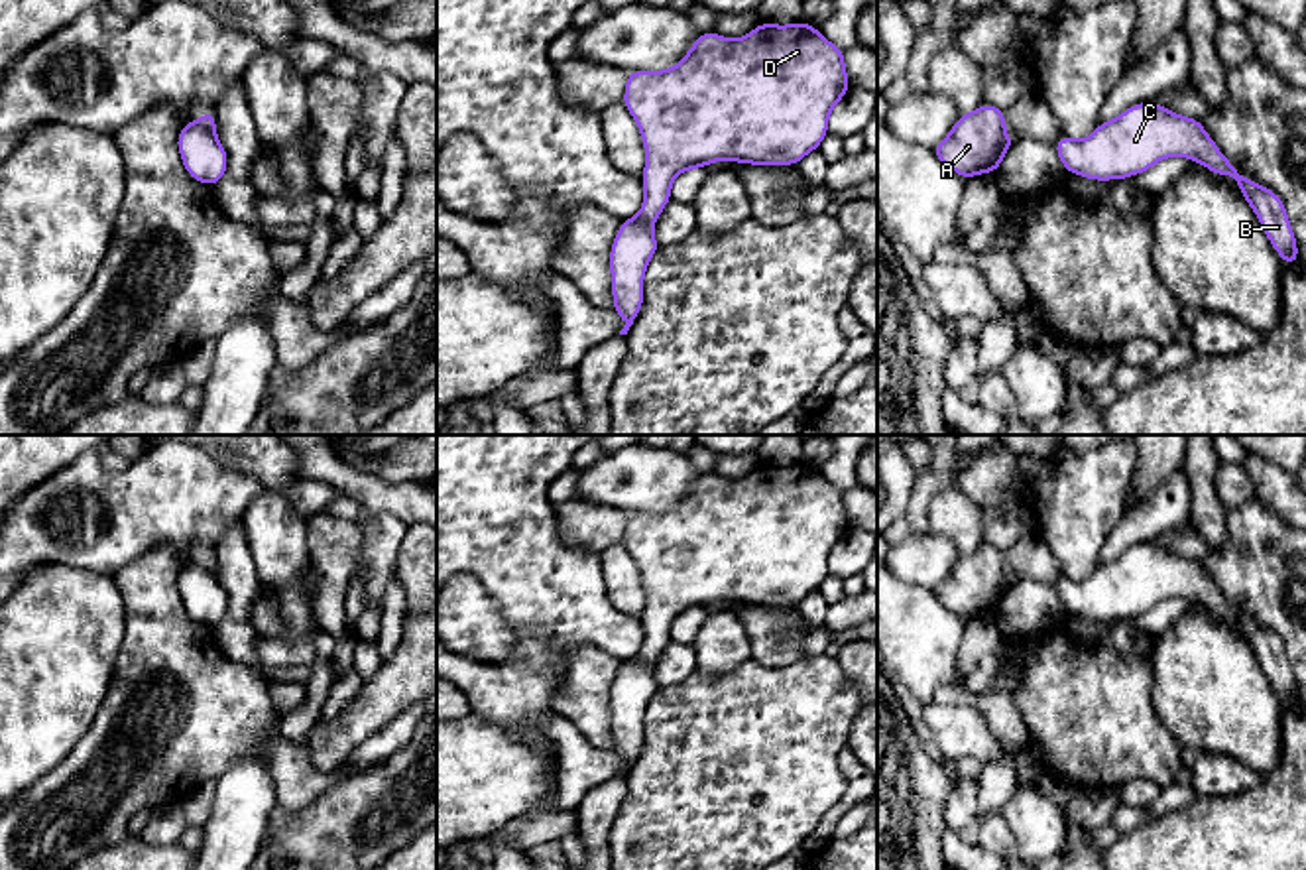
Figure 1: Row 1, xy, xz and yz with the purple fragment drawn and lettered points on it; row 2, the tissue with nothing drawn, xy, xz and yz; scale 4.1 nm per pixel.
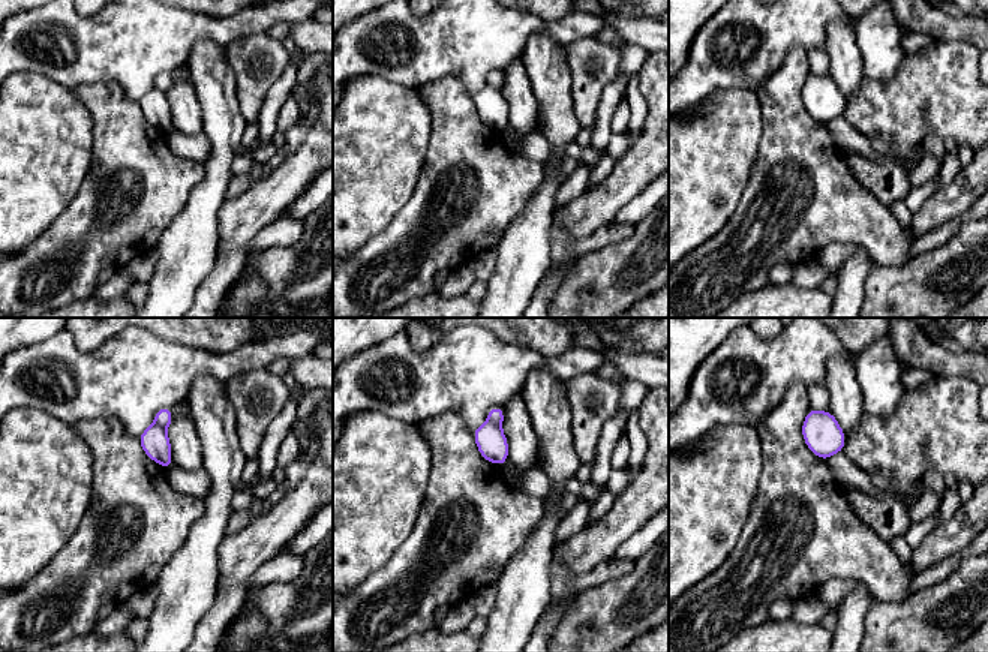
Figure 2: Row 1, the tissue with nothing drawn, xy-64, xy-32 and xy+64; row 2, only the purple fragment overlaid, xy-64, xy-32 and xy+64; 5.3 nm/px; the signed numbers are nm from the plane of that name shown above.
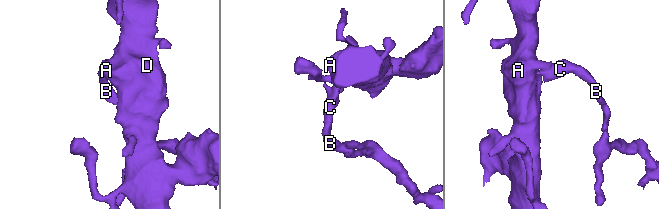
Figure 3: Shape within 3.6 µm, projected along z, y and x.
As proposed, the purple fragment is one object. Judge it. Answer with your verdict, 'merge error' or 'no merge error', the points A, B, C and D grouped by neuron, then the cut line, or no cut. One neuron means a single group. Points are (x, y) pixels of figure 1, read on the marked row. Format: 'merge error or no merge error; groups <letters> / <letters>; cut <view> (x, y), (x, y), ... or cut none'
merge error; groups A D / B C; cut xy (191, 121), (213, 130)

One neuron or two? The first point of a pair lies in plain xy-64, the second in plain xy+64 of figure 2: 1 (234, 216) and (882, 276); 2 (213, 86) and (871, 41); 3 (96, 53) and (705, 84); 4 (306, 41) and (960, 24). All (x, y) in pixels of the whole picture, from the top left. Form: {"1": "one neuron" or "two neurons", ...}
{"1": "two neurons", "2": "one neuron", "3": "one neuron", "4": "one neuron"}

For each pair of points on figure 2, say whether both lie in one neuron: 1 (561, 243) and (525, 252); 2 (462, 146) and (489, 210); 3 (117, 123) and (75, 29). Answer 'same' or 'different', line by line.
1: different
2: same
3: different

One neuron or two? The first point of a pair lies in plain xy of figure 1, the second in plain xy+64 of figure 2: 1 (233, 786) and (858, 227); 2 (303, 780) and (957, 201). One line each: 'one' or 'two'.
1: two
2: two

